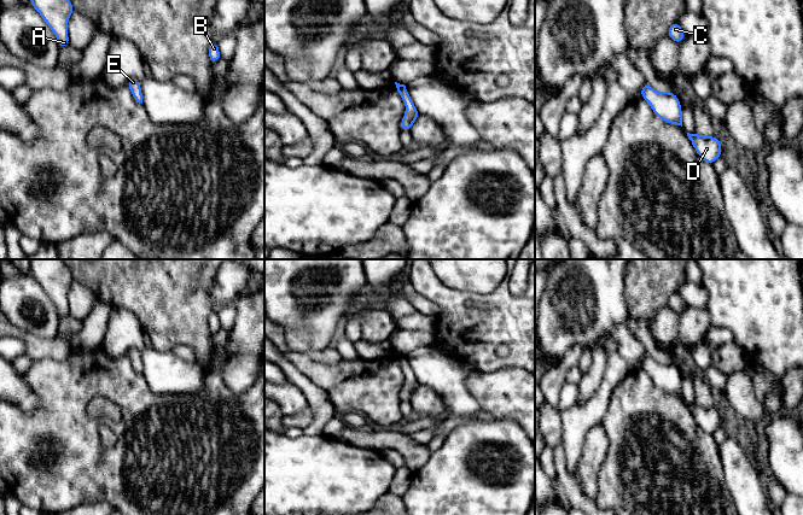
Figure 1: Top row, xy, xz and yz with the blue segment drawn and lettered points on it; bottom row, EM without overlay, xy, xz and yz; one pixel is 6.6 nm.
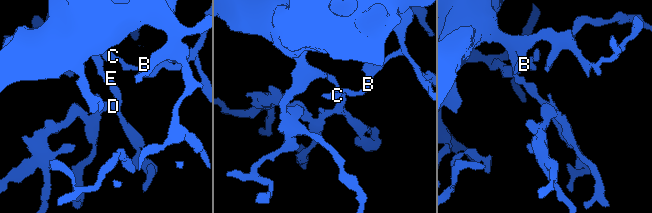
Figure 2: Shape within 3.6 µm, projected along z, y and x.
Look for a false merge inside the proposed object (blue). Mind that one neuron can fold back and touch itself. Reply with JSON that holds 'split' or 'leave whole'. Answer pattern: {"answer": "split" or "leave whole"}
{"answer": "leave whole"}

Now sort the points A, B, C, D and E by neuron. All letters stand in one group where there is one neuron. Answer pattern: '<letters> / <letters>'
A B C D E

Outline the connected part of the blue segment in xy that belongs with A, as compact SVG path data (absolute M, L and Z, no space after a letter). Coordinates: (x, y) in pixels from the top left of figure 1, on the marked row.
M29 0L29 2L56 35L59 48L65 48L70 43L68 36L68 21L75 11L71 1Z

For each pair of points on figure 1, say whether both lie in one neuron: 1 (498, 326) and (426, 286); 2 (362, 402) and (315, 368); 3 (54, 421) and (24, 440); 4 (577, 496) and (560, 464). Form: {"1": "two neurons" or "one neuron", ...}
{"1": "one neuron", "2": "one neuron", "3": "one neuron", "4": "one neuron"}

